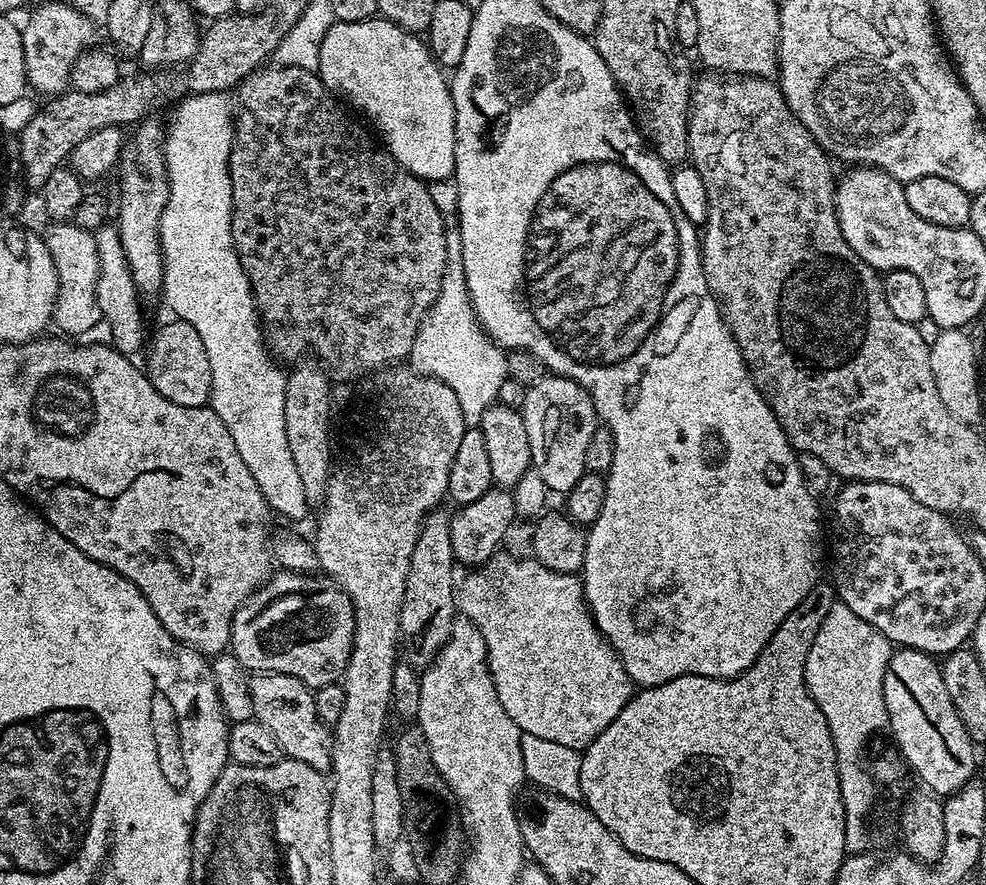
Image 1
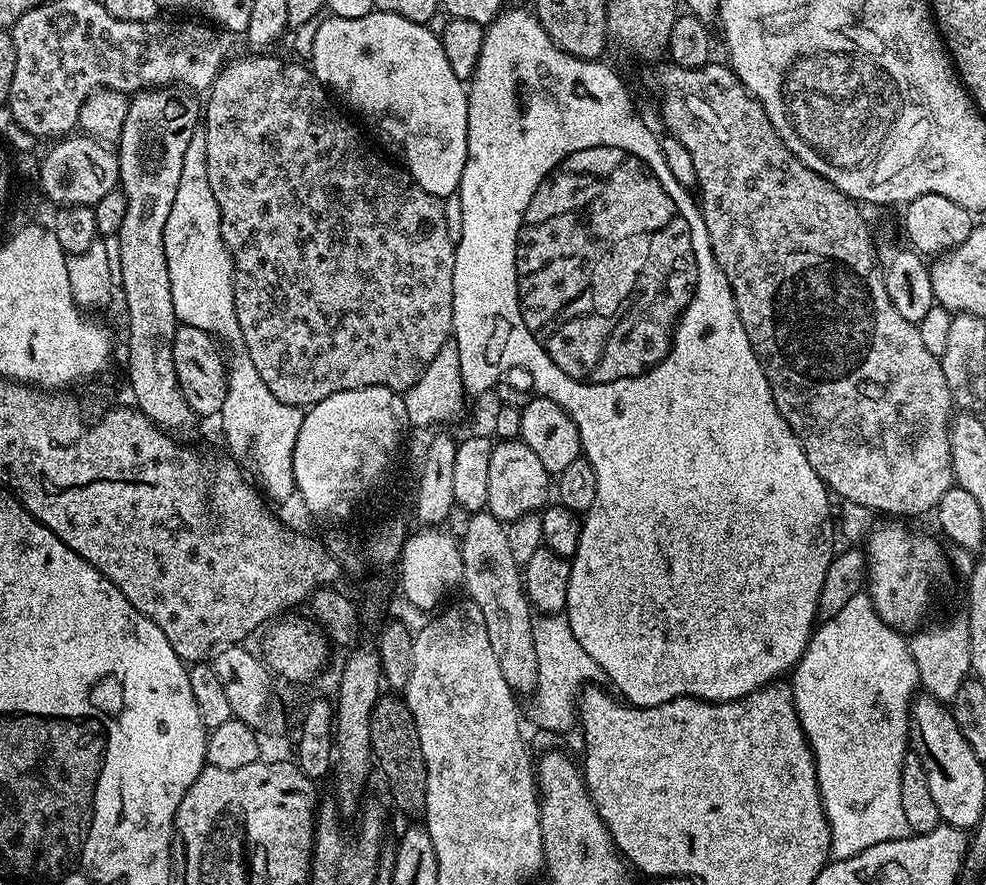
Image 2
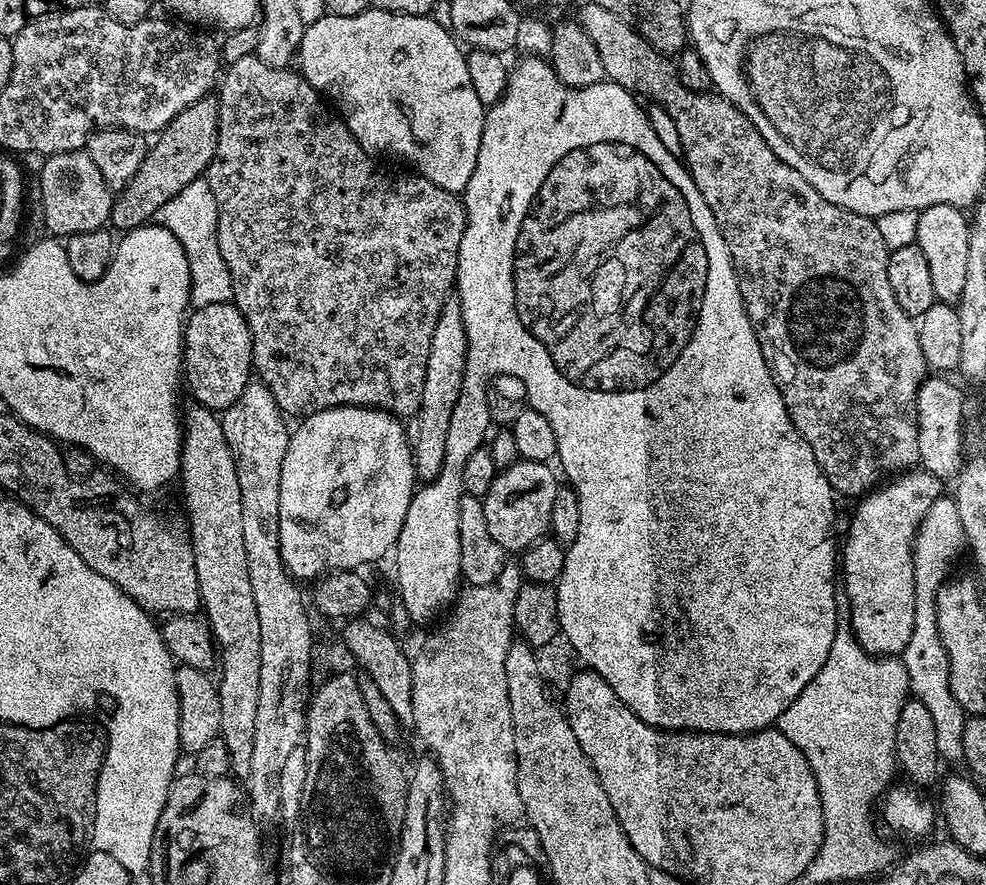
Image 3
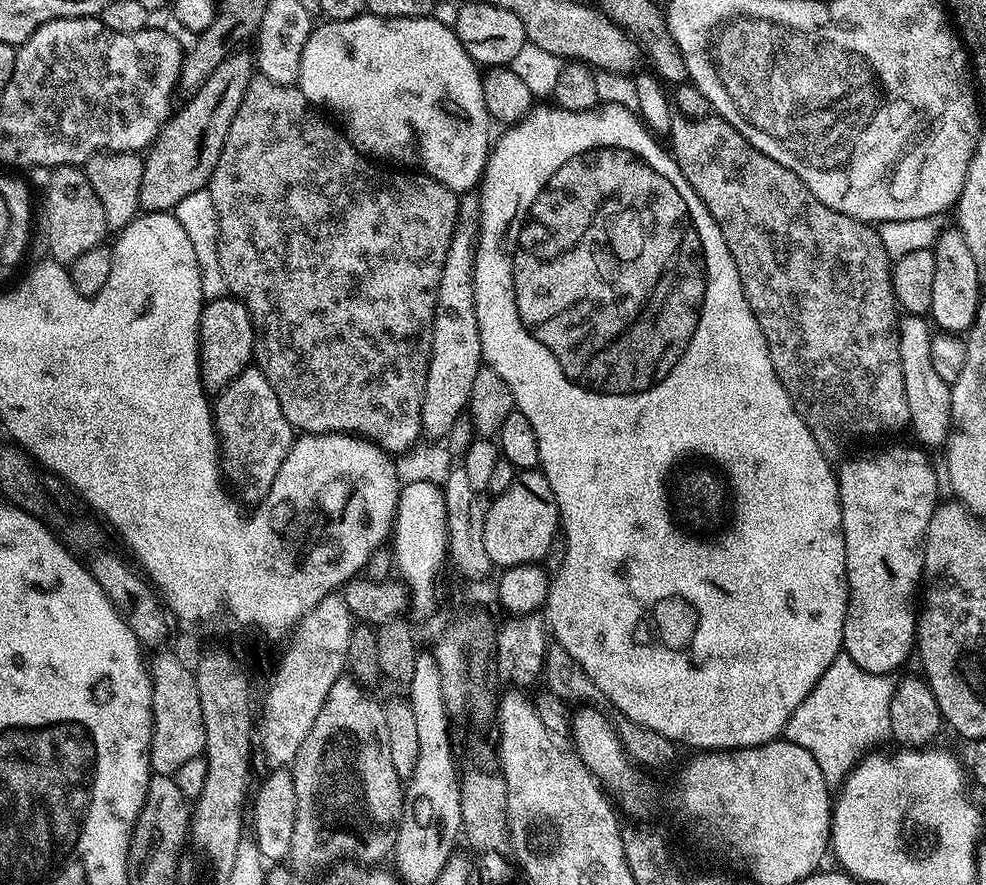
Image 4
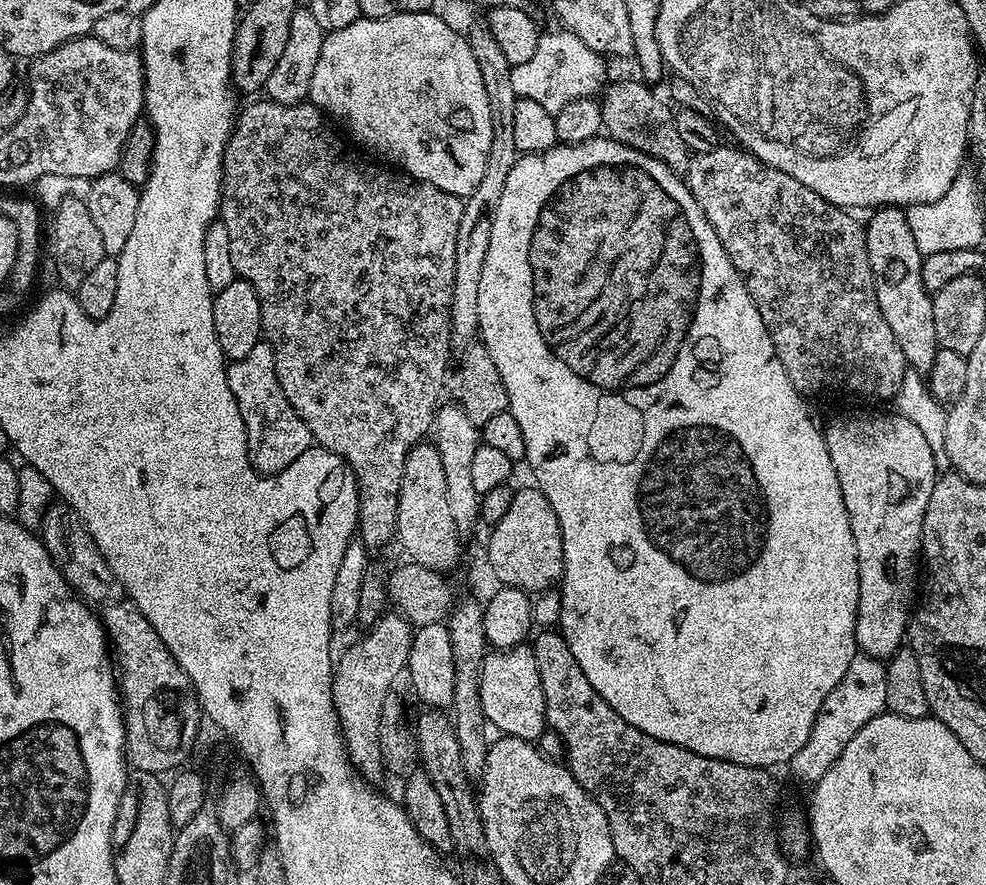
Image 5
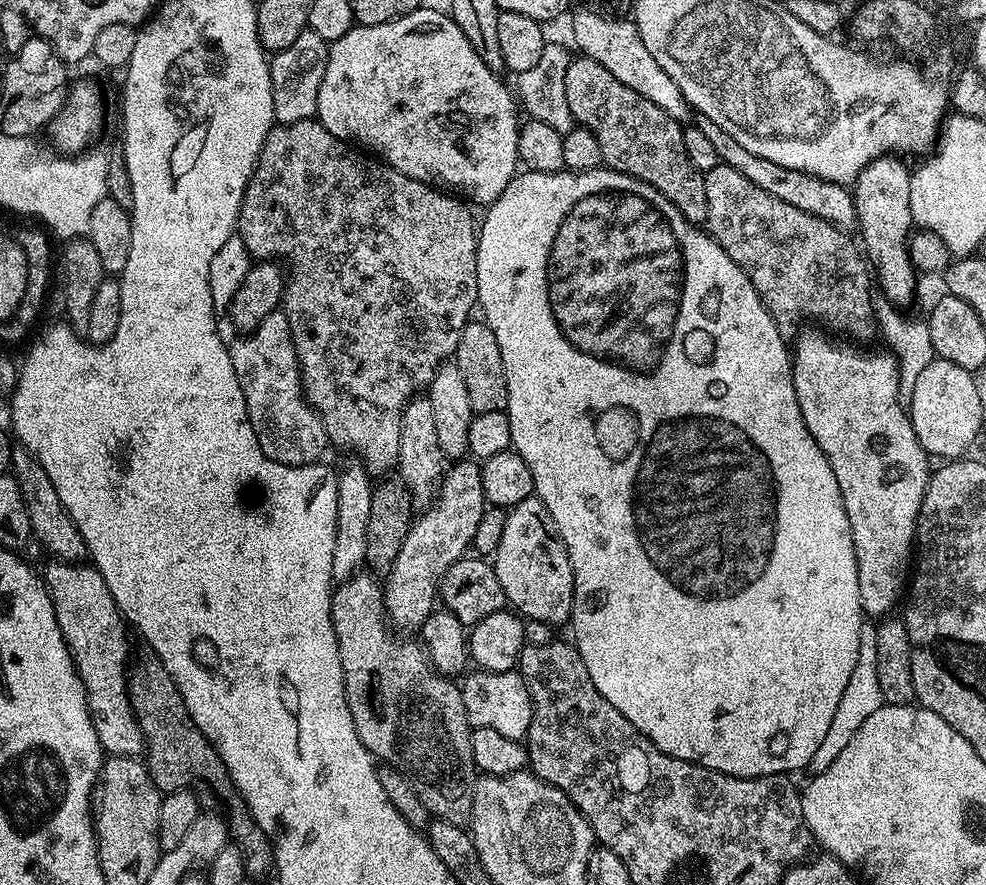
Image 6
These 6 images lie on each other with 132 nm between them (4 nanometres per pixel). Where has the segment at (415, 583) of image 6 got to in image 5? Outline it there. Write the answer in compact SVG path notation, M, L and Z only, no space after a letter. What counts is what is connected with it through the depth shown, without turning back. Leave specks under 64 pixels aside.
M395 611L384 615L367 629L368 632L357 644L352 644L344 653L339 653L332 674L332 697L336 720L340 724L340 736L344 739L344 751L352 761L353 768L365 778L381 775L380 719L382 706L388 703L392 680L407 669L408 655L412 645L413 625Z

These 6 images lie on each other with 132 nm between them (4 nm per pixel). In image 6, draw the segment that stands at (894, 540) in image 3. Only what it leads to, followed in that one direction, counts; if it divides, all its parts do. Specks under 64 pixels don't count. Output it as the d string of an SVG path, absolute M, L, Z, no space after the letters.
M802 332L795 337L796 348L794 344L791 353L792 381L794 394L798 398L798 410L806 422L806 430L810 430L822 454L826 454L830 470L834 470L834 478L838 478L838 490L846 506L846 518L850 522L854 542L860 607L865 617L884 618L896 603L901 603L910 580L916 519L926 494L930 456L919 444L918 434L900 399L900 365L895 356L884 350L867 352L864 348L855 348L852 342L839 344L820 332Z

